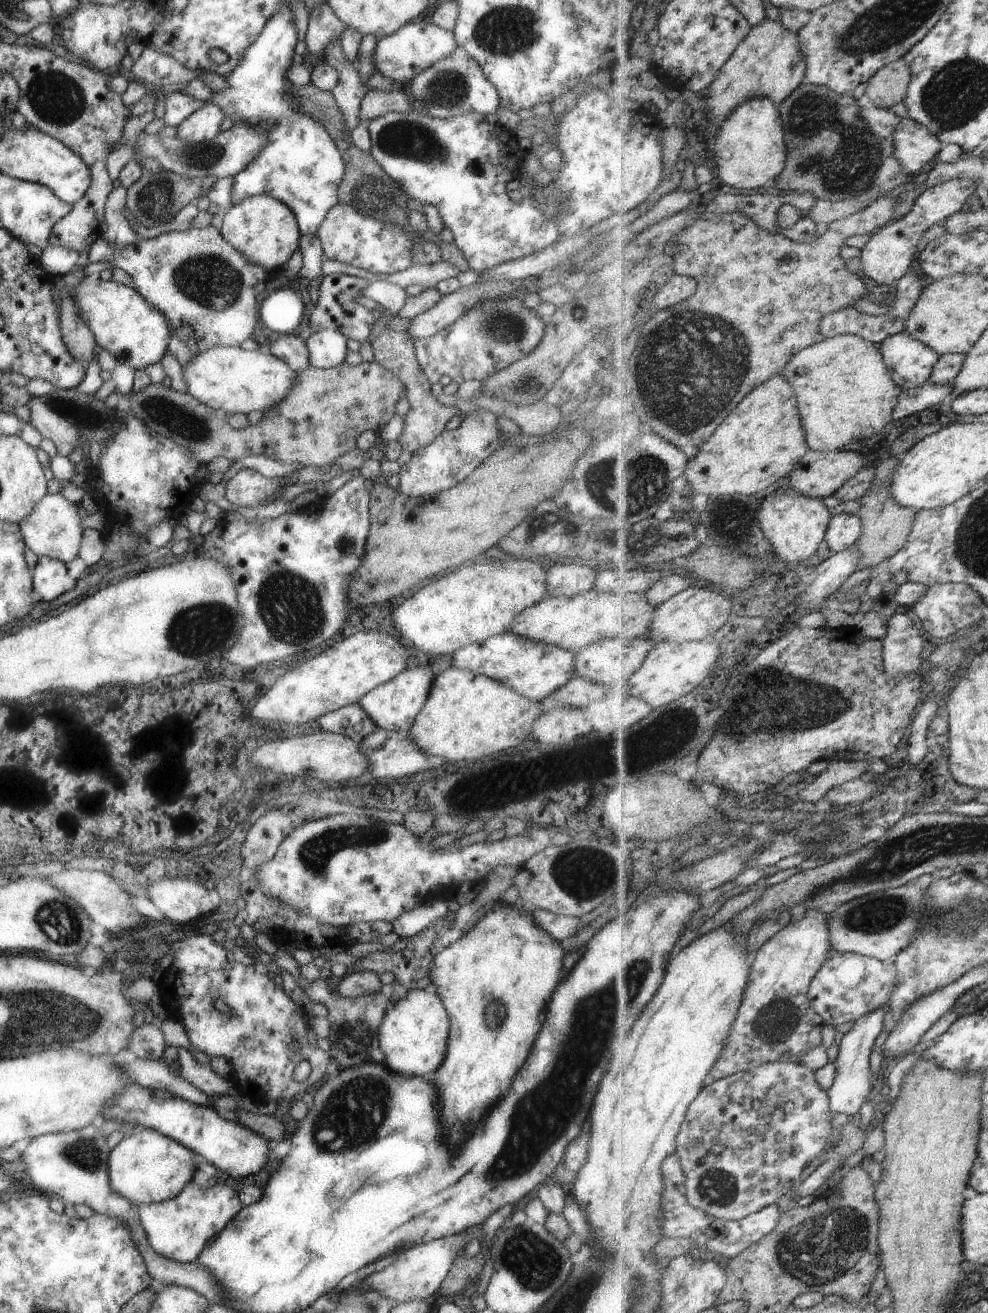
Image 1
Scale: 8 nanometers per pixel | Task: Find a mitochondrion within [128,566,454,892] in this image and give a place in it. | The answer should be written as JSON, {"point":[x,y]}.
{"point":[291,606]}

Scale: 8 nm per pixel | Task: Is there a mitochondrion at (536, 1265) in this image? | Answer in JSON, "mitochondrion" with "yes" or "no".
{"mitochondrion":"yes"}

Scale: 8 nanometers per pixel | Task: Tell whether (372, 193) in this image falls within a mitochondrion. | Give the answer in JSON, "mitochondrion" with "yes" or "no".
{"mitochondrion":"yes"}

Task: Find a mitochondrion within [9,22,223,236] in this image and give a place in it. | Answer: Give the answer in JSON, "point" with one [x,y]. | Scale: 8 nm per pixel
{"point":[55,98]}

